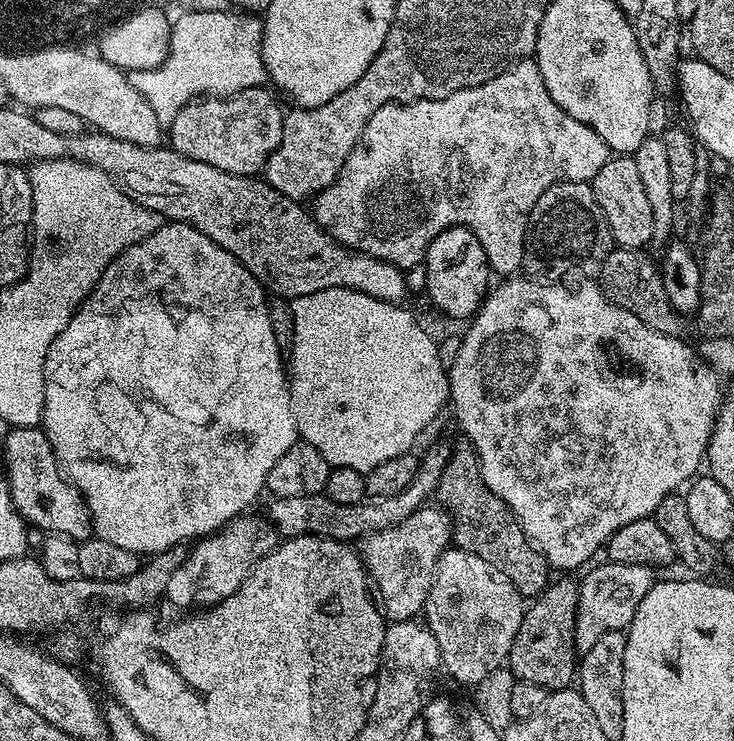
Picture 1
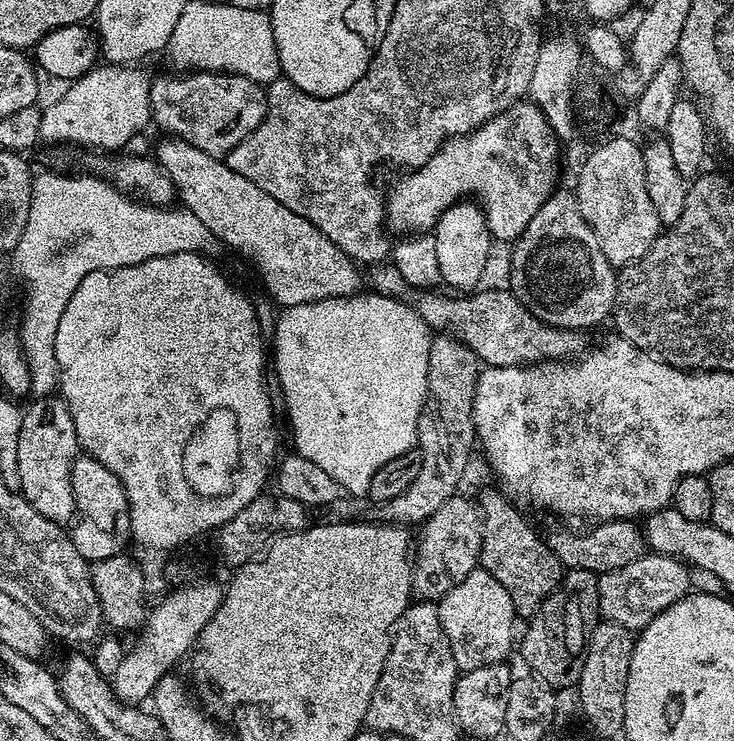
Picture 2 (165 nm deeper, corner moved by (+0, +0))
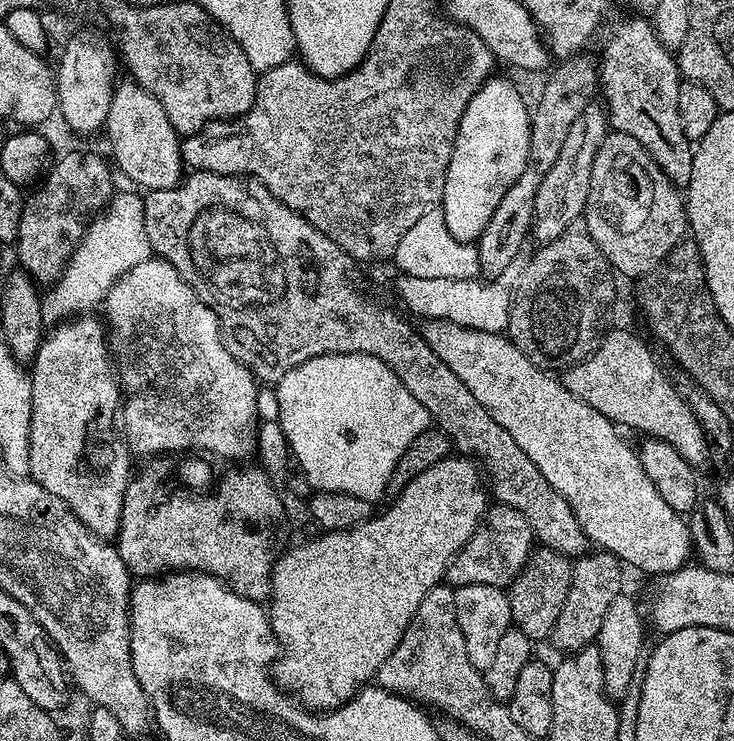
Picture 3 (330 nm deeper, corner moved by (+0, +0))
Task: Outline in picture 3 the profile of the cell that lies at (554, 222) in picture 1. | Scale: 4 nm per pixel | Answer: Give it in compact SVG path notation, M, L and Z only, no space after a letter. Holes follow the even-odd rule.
M583 227L567 228L554 242L539 245L533 251L529 265L520 275L512 298L512 309L506 335L530 362L545 370L567 370L593 352L609 331L608 315L612 312L612 299L616 296L616 284L612 281L614 269L598 250L594 238Z

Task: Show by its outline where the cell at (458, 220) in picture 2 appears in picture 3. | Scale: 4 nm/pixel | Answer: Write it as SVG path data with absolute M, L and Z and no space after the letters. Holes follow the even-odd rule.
M499 74L493 75L477 90L474 98L470 98L462 114L462 122L458 126L454 150L450 154L450 166L446 170L446 186L442 201L445 222L454 238L467 242L479 240L482 230L486 230L486 222L494 218L498 202L506 198L506 190L510 190L510 186L514 186L514 182L518 182L518 178L524 173L530 150L531 129L529 101L528 104L524 101L524 96L516 89L514 81L507 80Z

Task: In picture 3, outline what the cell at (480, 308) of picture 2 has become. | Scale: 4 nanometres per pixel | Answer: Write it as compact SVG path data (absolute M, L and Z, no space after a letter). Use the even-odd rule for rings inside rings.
M609 331L581 364L573 364L563 373L562 379L572 394L594 406L594 410L613 424L625 429L637 428L649 437L674 446L693 466L700 466L707 458L710 437L700 425L691 403L680 397L679 390L668 381L651 350L634 333Z

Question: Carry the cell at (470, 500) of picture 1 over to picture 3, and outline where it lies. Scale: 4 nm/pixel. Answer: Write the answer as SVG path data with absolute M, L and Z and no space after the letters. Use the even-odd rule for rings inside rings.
M537 547L528 559L528 565L516 575L507 589L512 624L532 642L547 641L554 630L554 622L558 622L558 614L562 614L562 606L566 606L566 594L570 594L573 561L552 548Z

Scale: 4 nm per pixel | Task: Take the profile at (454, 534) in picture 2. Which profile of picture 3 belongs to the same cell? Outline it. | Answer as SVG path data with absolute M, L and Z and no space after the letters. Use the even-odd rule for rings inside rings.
M499 502L493 503L484 513L483 521L476 533L466 542L466 546L460 548L460 553L455 556L448 567L447 583L453 589L462 586L494 586L495 588L507 589L516 575L528 565L534 551L534 535L530 522L516 508L511 508Z

